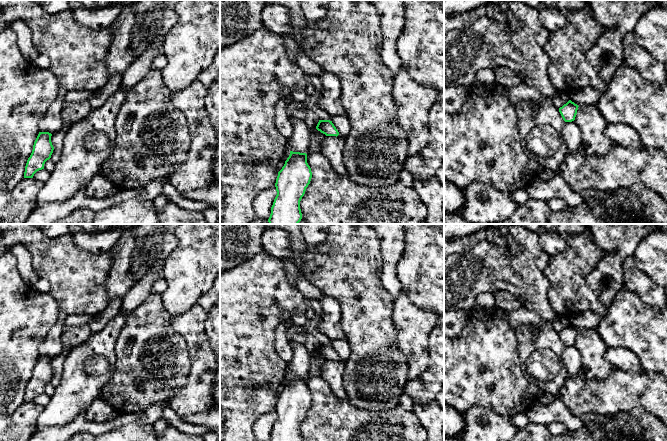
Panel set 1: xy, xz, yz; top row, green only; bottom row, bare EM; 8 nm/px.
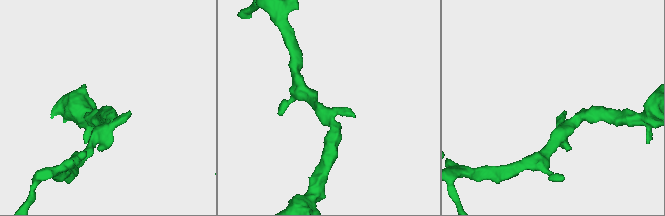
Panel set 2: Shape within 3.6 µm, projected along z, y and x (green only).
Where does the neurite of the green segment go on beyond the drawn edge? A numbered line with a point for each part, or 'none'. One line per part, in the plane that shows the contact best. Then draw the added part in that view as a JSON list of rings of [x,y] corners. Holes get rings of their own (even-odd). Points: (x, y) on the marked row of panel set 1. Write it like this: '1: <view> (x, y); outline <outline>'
none

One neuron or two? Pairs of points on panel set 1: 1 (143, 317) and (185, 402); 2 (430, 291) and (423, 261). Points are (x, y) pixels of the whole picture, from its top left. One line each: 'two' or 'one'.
1: two
2: one

